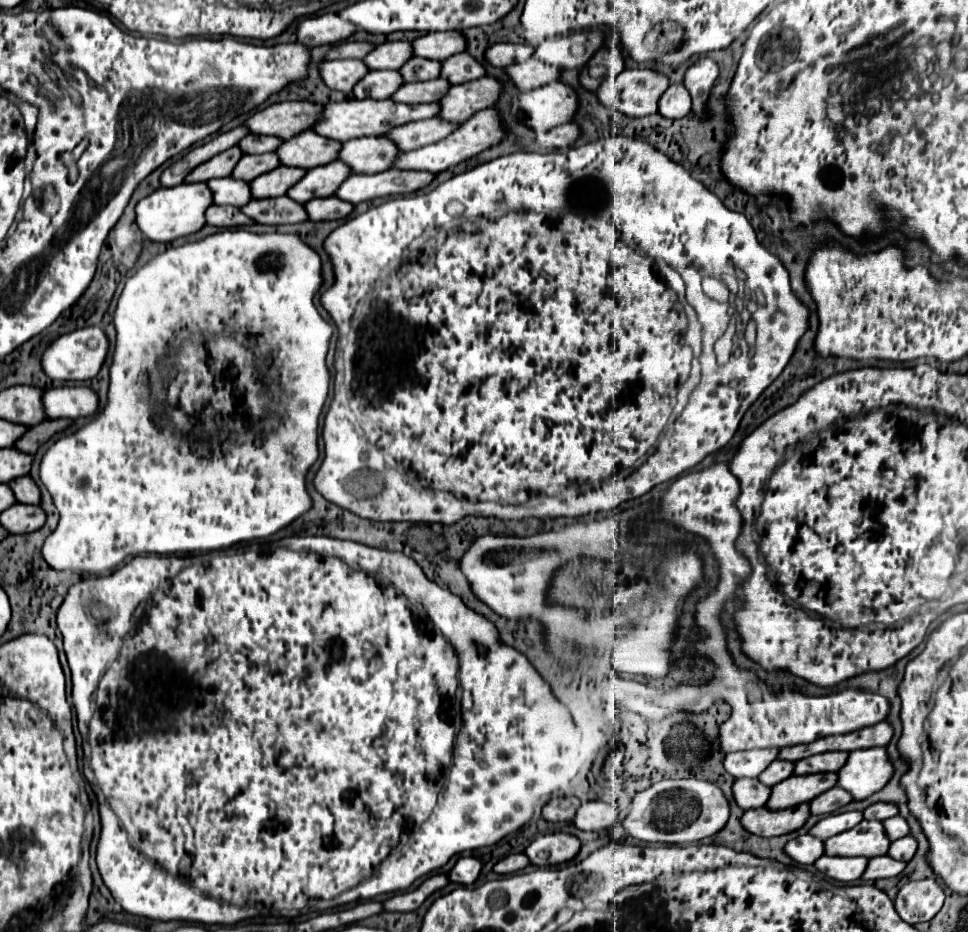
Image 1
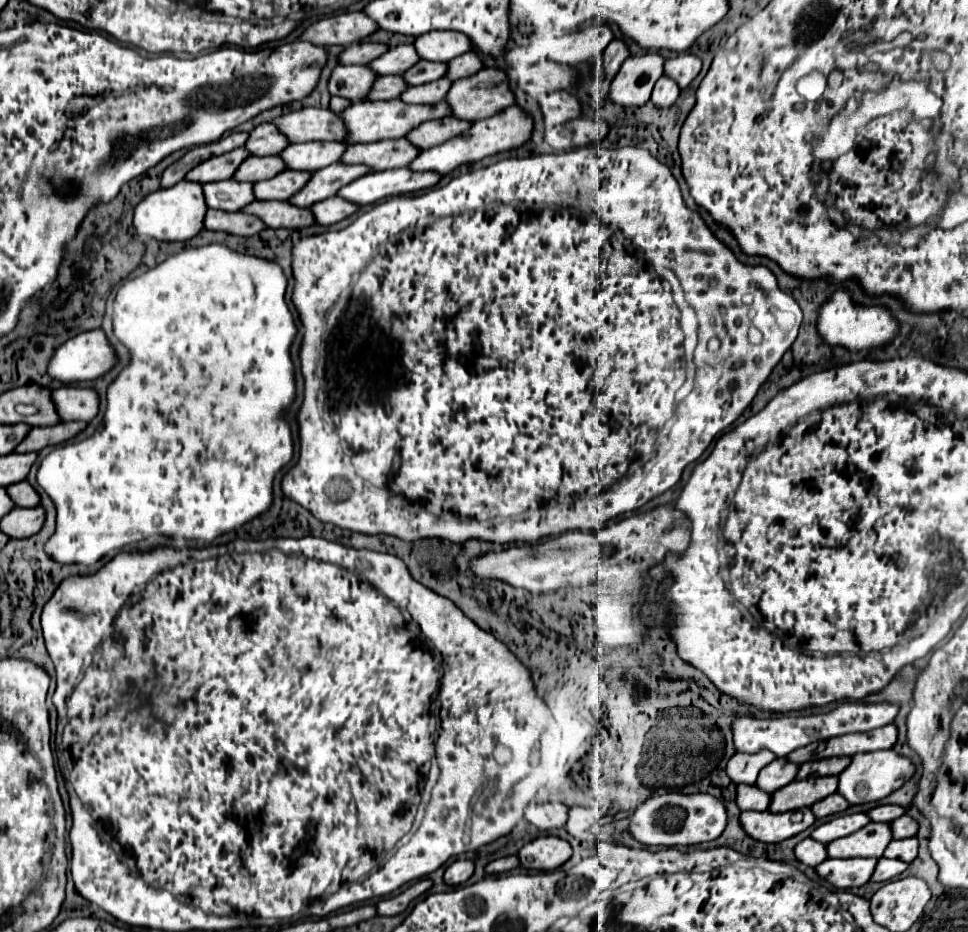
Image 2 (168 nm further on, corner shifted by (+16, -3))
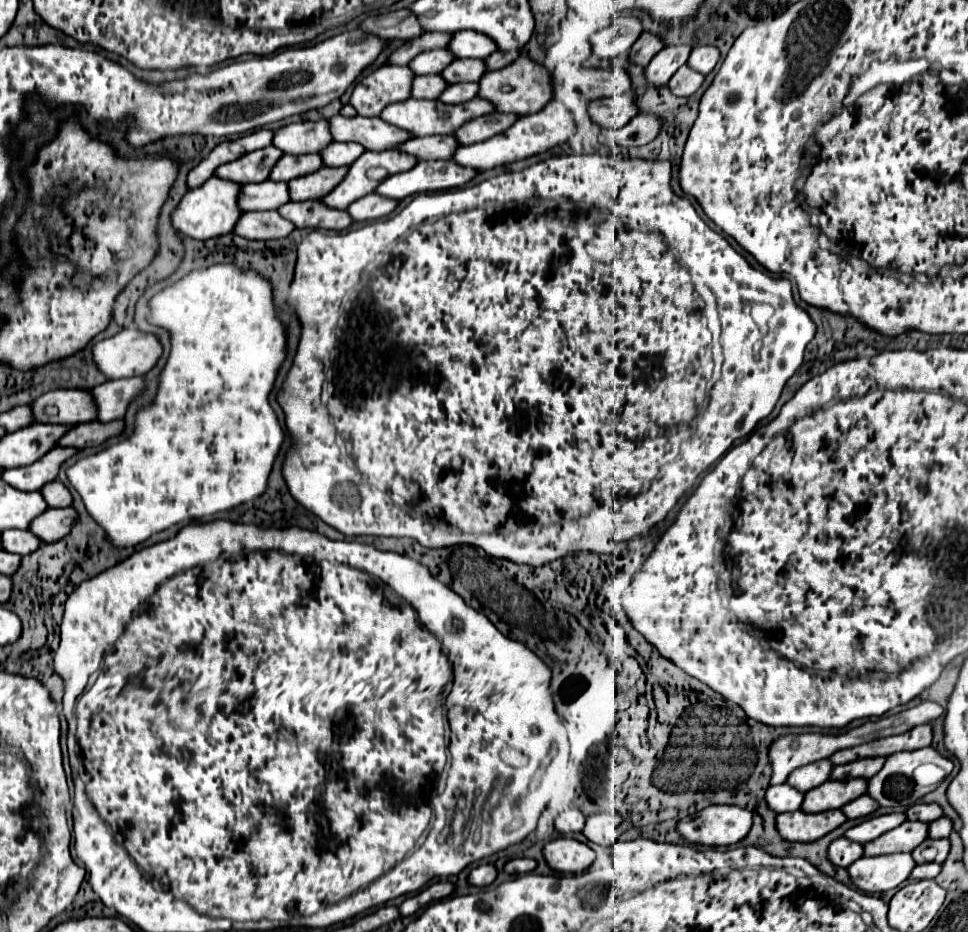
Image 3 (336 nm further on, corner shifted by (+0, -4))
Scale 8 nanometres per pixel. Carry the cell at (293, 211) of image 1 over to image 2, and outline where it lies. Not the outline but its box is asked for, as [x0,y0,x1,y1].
[244,201,316,229]

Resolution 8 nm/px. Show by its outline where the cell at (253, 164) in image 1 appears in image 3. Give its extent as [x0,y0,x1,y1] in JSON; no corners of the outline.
[270,154,322,182]

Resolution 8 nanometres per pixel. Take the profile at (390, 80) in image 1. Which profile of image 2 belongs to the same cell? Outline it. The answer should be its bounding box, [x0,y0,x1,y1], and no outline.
[370,75,406,101]

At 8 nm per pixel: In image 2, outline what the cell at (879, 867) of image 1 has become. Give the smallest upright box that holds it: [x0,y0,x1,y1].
[872,859,908,881]

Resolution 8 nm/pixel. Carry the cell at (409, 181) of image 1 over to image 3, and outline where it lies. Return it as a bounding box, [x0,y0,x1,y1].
[376,160,476,200]

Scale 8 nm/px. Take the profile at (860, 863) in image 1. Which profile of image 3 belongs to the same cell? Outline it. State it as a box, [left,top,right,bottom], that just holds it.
[848,854,914,894]

